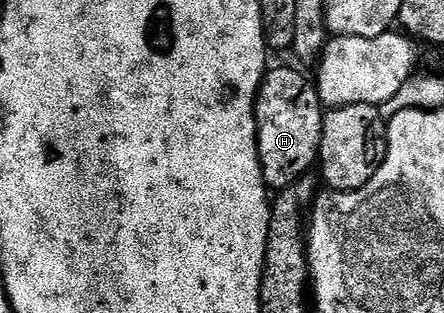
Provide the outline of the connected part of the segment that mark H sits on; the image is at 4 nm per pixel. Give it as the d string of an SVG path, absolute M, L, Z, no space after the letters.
M286 65L279 69L267 68L258 89L258 98L254 100L258 158L262 178L270 191L281 191L295 185L311 172L310 168L315 168L318 160L324 106L318 98L317 84L311 78L309 81L301 68L293 68L289 69Z

